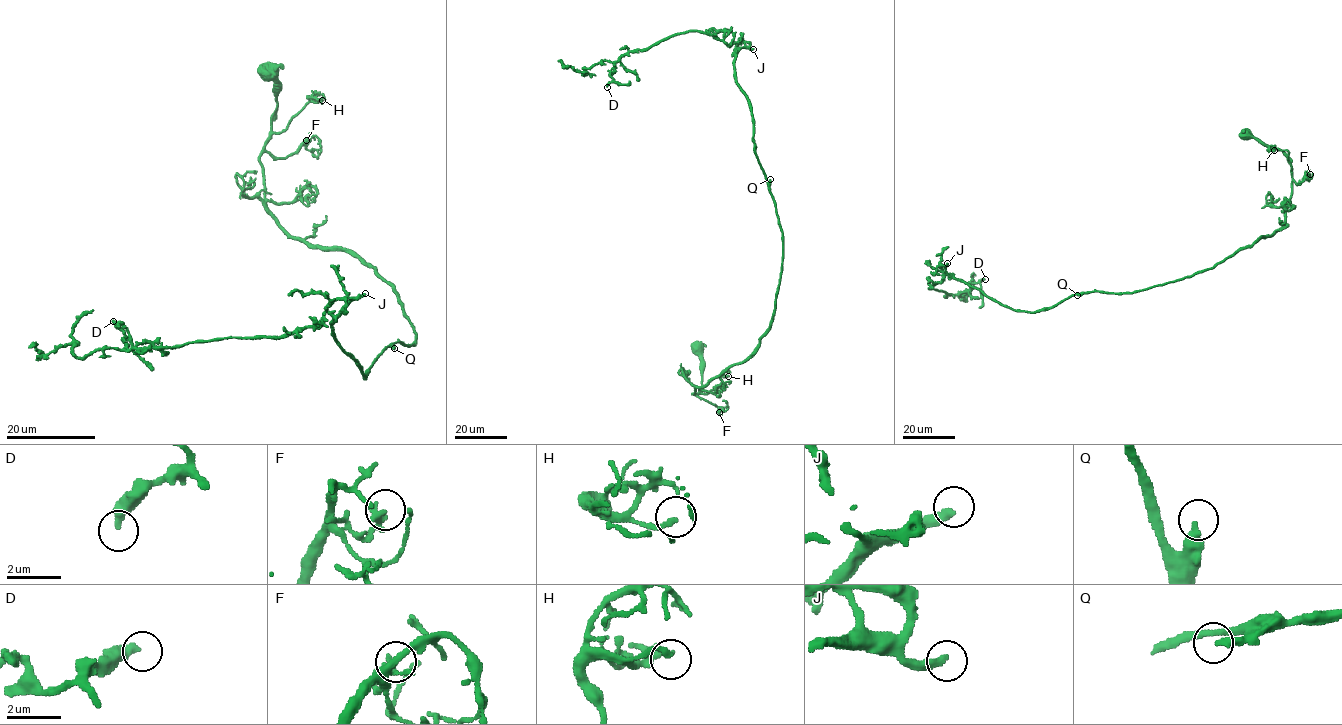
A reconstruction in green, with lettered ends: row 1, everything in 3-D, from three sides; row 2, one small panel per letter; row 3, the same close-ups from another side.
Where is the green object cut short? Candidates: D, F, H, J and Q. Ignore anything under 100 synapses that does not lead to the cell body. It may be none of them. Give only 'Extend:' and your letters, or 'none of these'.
Extend: J

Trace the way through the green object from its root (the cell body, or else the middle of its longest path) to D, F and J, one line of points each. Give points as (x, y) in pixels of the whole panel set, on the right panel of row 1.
D: (1246, 133), (1291, 165), (1274, 234), (1190, 276), (1035, 312), (941, 265), (929, 288), (960, 296), (985, 279)
F: (1246, 133), (1283, 152), (1289, 159), (1296, 184), (1310, 174)
J: (1246, 133), (1289, 159), (1285, 222), (1210, 268), (1130, 293), (1080, 293), (1025, 312), (951, 278), (947, 263)

